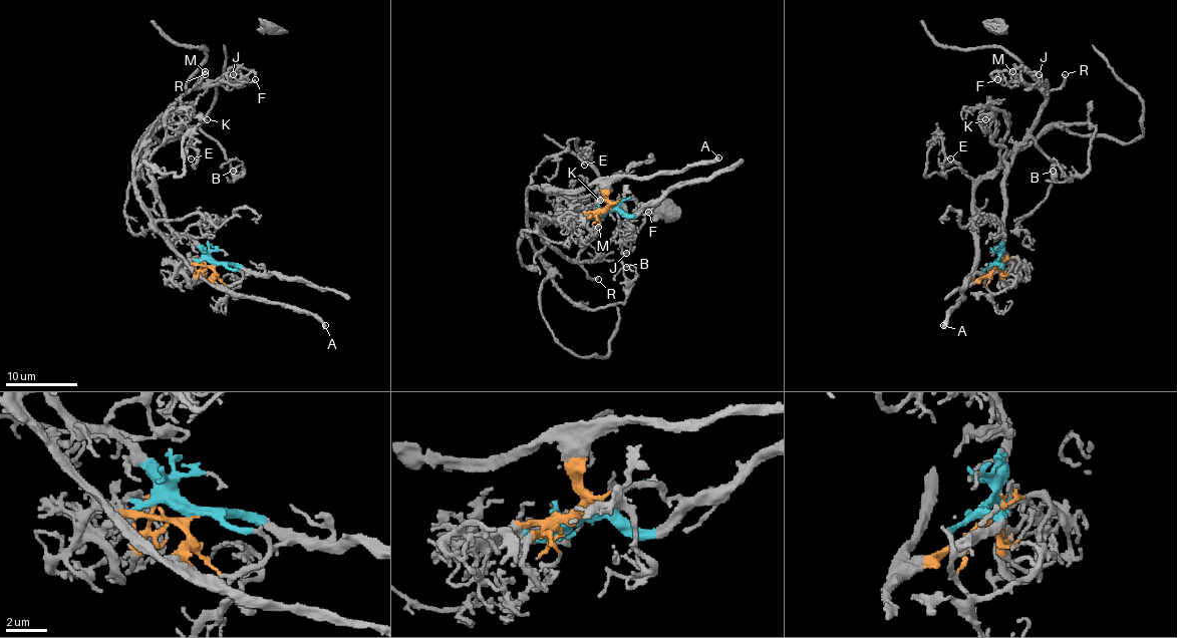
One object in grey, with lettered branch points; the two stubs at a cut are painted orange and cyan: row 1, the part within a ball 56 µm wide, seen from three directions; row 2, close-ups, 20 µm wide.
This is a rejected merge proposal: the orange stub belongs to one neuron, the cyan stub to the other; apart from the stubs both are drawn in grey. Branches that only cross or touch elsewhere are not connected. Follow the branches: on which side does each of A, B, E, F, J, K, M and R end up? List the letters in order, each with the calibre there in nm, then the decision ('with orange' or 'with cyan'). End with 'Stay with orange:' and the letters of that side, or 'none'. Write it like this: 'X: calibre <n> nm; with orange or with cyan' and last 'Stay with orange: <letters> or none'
A: calibre 400 nm; with orange
B: calibre 140 nm; with orange
E: calibre 150 nm; with orange
F: calibre 130 nm; with cyan
J: calibre 140 nm; with cyan
K: calibre 150 nm; with cyan
M: calibre 150 nm; with cyan
R: calibre 200 nm; with cyan
Stay with orange: A, B, E

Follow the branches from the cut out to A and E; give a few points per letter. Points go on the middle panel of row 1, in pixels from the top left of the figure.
A: (609, 210), (607, 192), (614, 181), (622, 178), (683, 172), (718, 157)
E: (609, 210), (593, 183), (573, 190), (528, 187), (537, 169), (573, 137), (584, 165)

